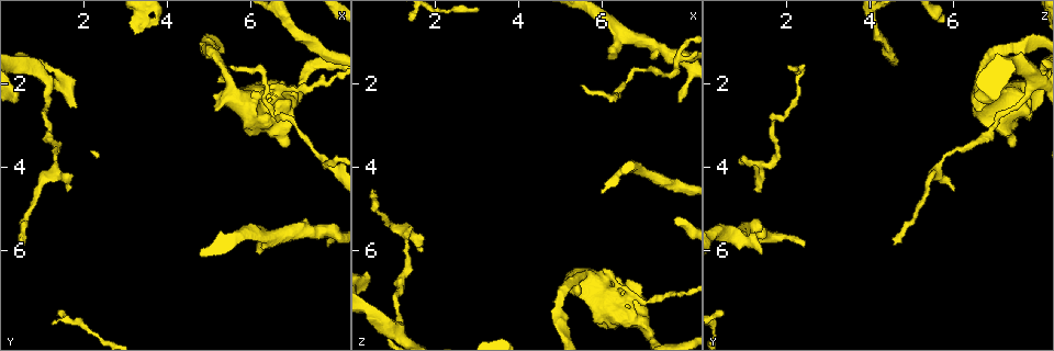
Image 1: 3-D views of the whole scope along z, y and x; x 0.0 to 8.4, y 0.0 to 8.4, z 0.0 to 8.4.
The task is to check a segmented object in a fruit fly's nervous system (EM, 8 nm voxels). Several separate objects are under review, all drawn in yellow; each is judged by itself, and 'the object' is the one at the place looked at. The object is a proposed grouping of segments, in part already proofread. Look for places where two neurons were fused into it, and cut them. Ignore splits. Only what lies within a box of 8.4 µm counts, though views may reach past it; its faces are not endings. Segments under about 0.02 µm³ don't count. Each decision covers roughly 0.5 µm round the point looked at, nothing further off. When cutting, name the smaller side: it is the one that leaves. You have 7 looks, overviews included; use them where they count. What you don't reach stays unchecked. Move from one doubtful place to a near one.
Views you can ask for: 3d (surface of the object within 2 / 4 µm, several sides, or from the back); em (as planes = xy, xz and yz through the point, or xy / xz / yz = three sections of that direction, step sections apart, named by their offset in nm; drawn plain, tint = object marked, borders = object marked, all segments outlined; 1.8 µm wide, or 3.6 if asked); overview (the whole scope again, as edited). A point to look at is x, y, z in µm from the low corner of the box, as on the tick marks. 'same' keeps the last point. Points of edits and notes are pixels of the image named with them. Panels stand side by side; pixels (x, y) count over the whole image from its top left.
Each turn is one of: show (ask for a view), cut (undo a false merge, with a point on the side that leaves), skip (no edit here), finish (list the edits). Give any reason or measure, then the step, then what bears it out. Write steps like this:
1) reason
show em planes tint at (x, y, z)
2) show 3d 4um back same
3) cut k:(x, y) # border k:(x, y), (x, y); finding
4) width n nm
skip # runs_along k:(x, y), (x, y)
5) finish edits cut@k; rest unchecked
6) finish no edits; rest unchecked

sharp bend
show 3d 4um at (7.90, 4.05, 1.45)

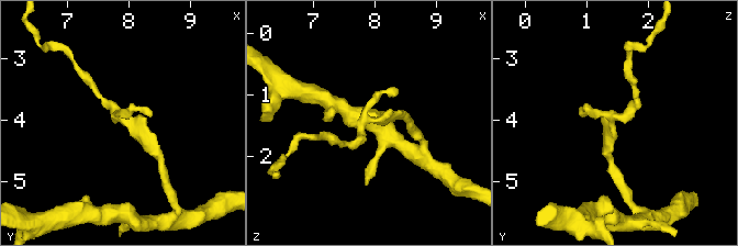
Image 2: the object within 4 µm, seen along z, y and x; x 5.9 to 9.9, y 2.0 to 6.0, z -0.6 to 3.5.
show em yz step 16 tint at (7.90, 4.00, 1.45)

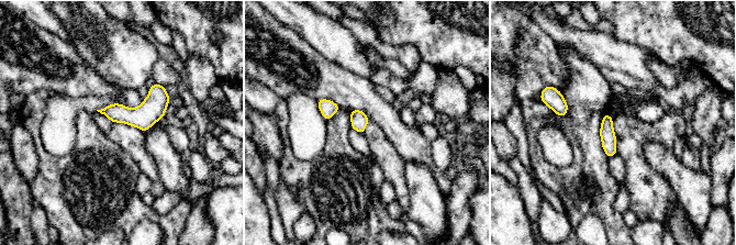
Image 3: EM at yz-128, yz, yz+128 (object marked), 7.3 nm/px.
cut it another way
show em planes tint same

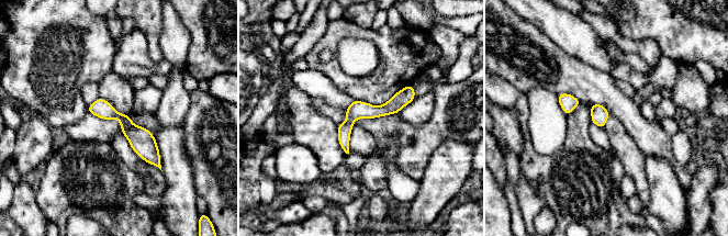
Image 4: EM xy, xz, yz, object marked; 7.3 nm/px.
skip # runs_along 4:(410, 88), (390, 108), (359, 111), (344, 146); continuous, no second neuron

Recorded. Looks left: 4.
looks like a crossing
show 3d 2um at (1.05, 1.85, 7.95)

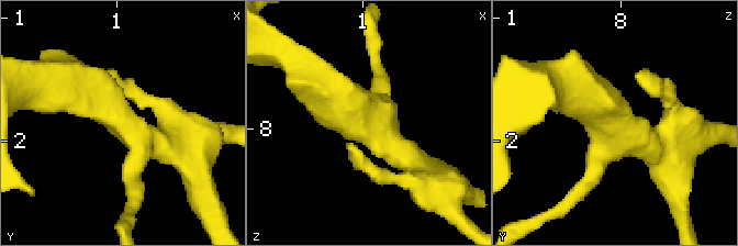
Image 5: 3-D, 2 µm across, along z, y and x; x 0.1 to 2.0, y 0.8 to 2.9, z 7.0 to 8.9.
arms 4; shape alone is not enough
show em planes plain at (1.04, 1.84, 7.88)

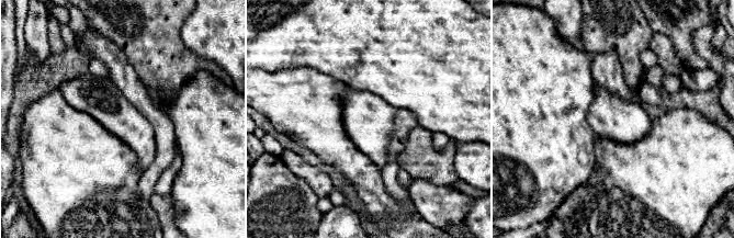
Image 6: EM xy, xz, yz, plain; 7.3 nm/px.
show em planes tint same

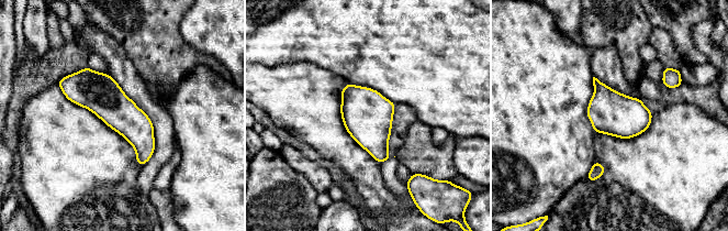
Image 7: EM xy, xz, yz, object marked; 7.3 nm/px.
width 280 nm
skip # runs_along 7:(66, 80), (91, 89), (147, 156); all the same neuron

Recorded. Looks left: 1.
finish no edits; rest unchecked

